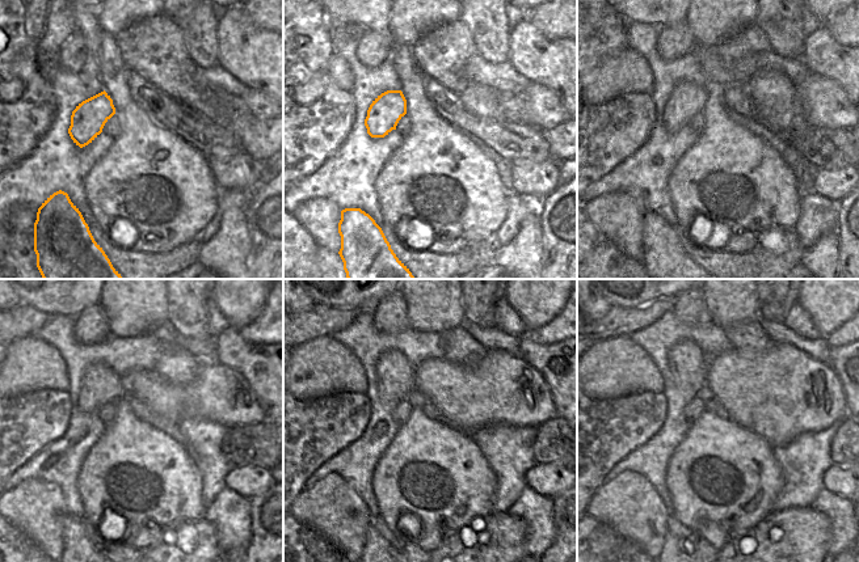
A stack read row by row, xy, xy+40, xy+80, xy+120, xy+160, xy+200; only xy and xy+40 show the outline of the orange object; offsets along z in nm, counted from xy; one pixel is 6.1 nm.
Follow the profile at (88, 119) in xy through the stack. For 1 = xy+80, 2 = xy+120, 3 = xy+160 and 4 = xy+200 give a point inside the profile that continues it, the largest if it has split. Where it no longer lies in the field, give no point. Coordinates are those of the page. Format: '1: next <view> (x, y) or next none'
1: next xy+80 (687, 98)
2: next xy+120 (101, 384)
3: next xy+160 (395, 381)
4: next xy+200 (686, 360)

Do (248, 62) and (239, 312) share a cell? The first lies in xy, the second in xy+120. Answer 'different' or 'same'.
different

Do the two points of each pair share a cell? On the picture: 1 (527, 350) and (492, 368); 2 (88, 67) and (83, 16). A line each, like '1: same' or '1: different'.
1: different
2: same

